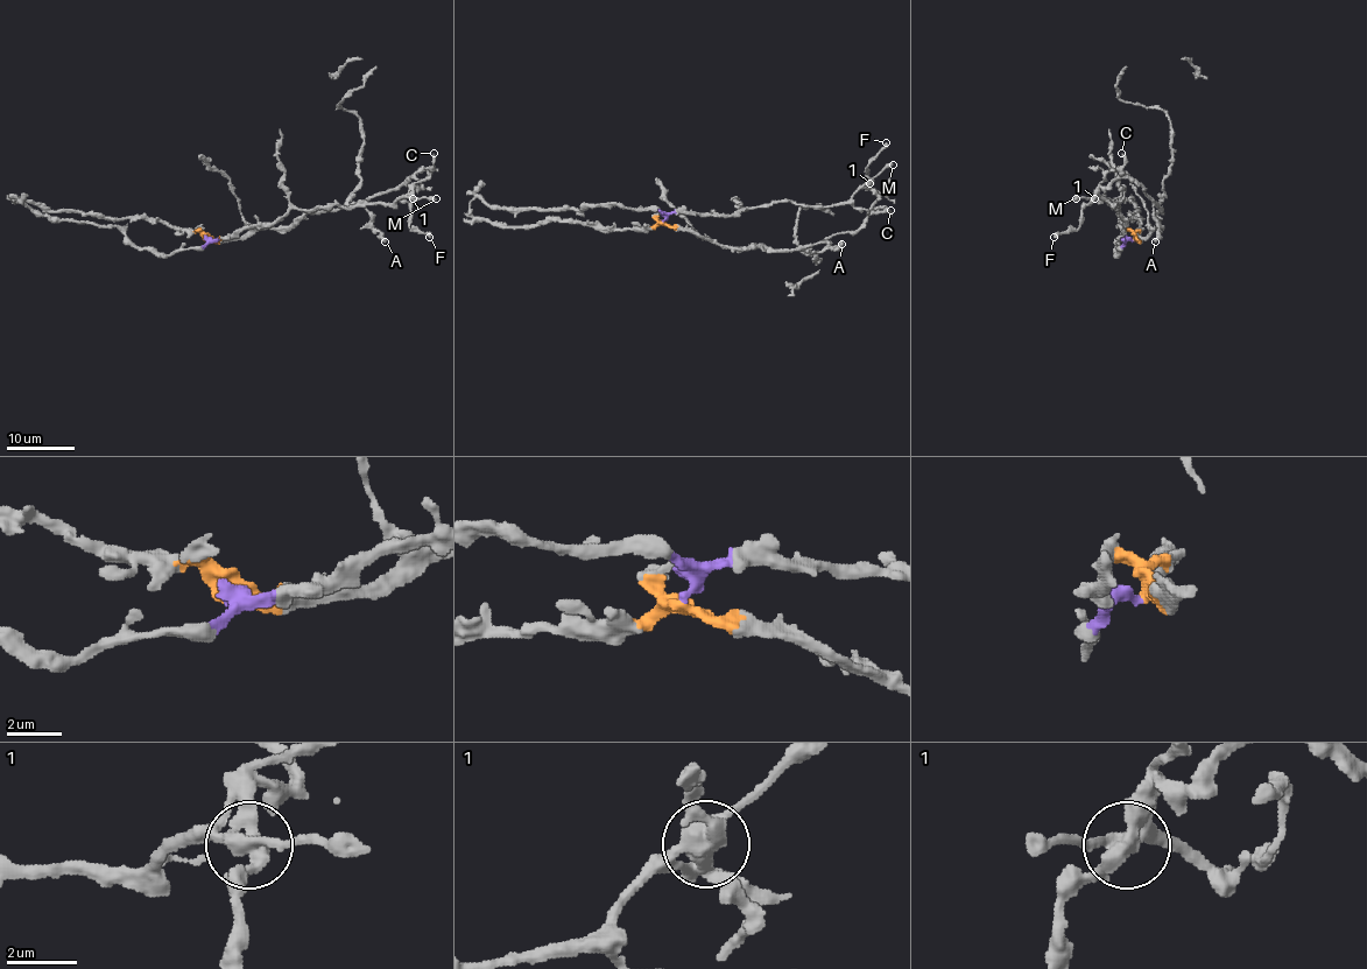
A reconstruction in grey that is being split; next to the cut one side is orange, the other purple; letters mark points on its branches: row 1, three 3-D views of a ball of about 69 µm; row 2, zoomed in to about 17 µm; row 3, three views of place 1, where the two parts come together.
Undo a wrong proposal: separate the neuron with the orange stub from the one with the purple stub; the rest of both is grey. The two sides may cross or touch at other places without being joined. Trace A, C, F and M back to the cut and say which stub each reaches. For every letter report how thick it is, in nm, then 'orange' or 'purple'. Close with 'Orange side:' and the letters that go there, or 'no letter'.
A: 480 nm | orange
C: 280 nm | orange
F: 440 nm | orange
M: 440 nm | purple
Orange side: A, C, F

